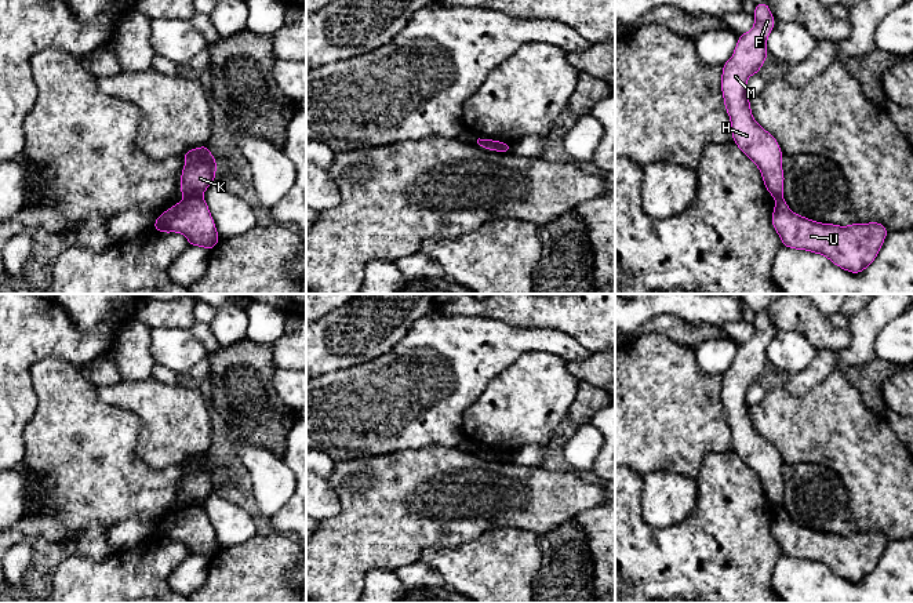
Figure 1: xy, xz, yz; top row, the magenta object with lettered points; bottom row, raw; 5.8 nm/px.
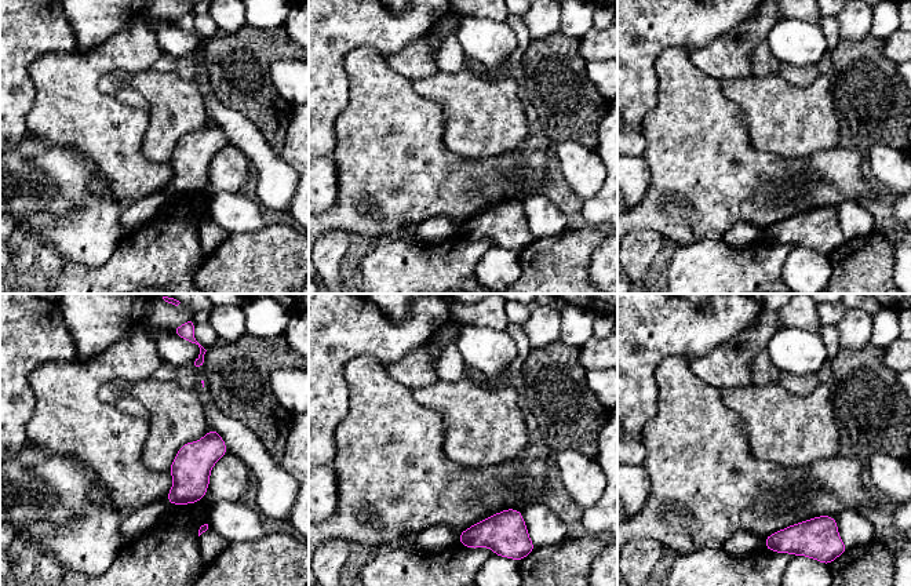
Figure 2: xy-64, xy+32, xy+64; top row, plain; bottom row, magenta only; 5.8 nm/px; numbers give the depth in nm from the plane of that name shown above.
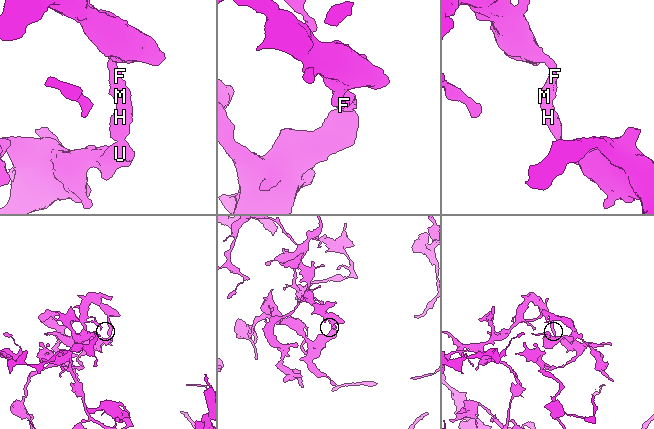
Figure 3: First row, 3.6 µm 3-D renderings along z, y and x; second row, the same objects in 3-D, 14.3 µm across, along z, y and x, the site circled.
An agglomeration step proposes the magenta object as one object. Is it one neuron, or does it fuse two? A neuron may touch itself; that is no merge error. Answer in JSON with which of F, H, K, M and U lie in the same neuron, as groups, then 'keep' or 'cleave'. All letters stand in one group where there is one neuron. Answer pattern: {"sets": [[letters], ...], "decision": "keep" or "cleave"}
{"sets": [["F", "H", "K", "M"], ["U"]], "decision": "cleave"}

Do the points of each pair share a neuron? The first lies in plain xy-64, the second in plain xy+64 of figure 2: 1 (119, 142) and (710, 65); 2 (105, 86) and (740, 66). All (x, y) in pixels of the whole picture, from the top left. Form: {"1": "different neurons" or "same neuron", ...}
{"1": "different neurons", "2": "different neurons"}

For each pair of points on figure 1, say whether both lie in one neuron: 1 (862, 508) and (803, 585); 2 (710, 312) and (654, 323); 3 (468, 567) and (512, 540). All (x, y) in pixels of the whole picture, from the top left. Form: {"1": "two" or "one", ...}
{"1": "two", "2": "two", "3": "one"}

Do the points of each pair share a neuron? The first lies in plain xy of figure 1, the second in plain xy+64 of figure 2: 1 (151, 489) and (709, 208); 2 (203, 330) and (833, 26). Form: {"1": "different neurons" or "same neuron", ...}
{"1": "same neuron", "2": "same neuron"}

